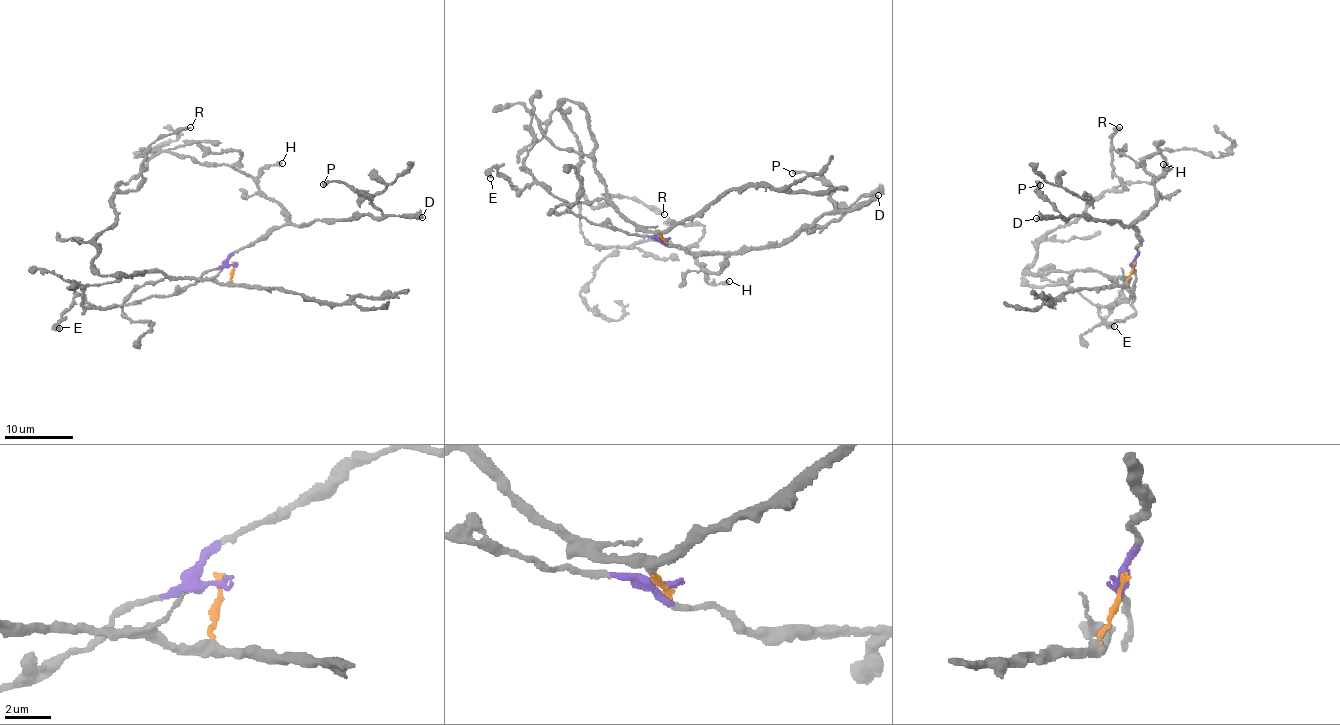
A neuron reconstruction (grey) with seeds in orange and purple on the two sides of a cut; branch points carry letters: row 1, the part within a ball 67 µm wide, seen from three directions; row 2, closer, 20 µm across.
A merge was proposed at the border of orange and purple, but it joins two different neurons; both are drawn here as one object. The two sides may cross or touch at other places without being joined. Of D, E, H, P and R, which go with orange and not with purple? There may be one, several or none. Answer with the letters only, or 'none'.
R

